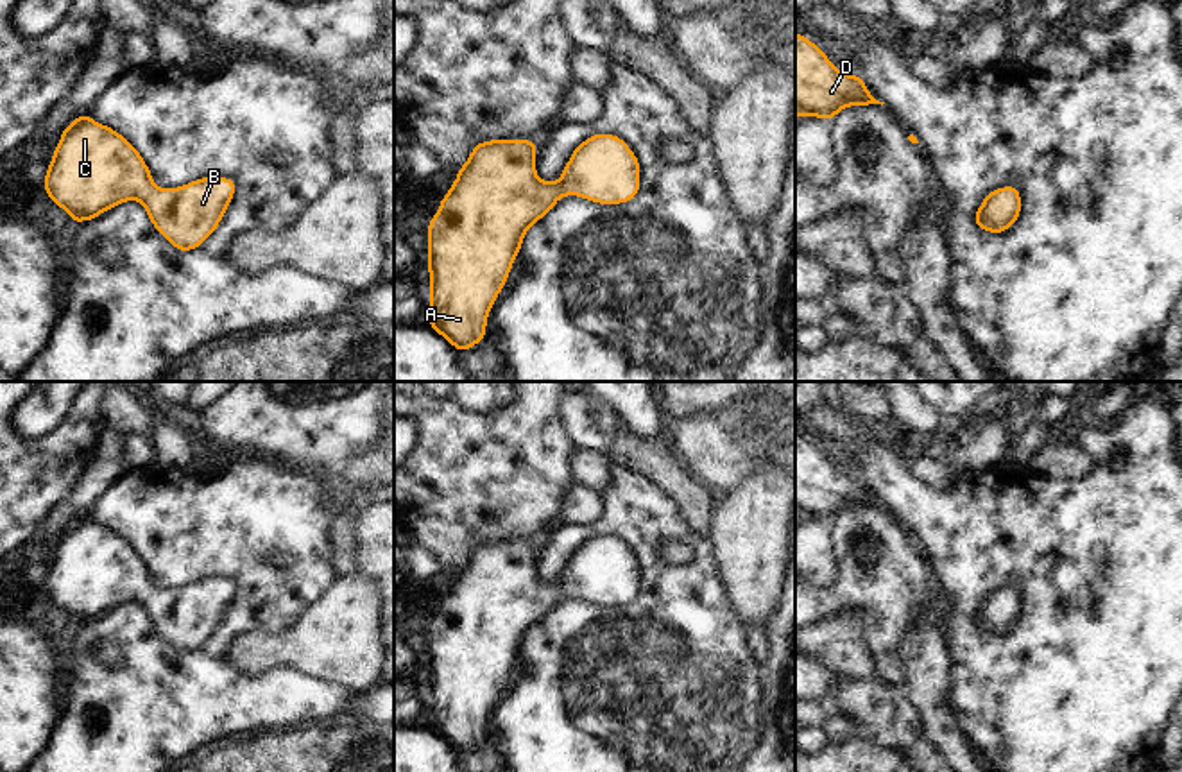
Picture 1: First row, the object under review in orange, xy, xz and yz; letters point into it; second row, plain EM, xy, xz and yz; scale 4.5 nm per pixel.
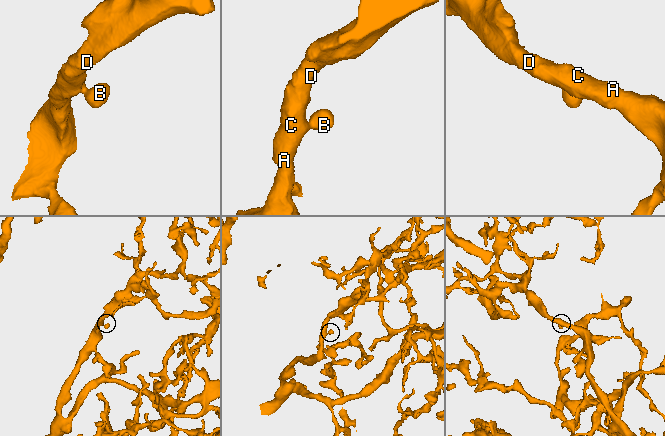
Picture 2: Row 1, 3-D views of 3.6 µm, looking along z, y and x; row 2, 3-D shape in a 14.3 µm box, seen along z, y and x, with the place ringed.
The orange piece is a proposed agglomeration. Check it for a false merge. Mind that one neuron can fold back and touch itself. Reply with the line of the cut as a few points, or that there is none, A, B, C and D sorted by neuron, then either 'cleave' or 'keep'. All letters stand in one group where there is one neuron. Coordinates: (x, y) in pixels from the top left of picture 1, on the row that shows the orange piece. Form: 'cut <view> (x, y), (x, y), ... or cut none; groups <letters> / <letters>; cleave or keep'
cut none; groups A B C D; keep

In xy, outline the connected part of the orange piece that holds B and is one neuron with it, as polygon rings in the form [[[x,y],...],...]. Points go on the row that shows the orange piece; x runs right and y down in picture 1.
[[[86,113],[63,129],[45,192],[75,222],[93,220],[129,199],[140,201],[154,227],[179,251],[199,247],[227,210],[235,181],[202,177],[181,188],[156,188],[138,150]]]

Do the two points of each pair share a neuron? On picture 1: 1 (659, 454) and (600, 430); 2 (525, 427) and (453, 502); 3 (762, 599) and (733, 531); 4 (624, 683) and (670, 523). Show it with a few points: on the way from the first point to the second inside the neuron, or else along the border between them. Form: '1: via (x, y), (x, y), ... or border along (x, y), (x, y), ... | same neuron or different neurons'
1: border along (618, 418), (615, 439), (606, 454) | different neurons
2: via (511, 445), (471, 484) | same neuron
3: via (754, 583), (753, 550), (749, 547) | same neuron
4: via (658, 643), (658, 579), (652, 572), (652, 563) | same neuron

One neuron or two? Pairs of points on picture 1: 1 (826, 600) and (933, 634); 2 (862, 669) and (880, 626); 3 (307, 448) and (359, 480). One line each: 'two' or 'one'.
1: two
2: two
3: two

